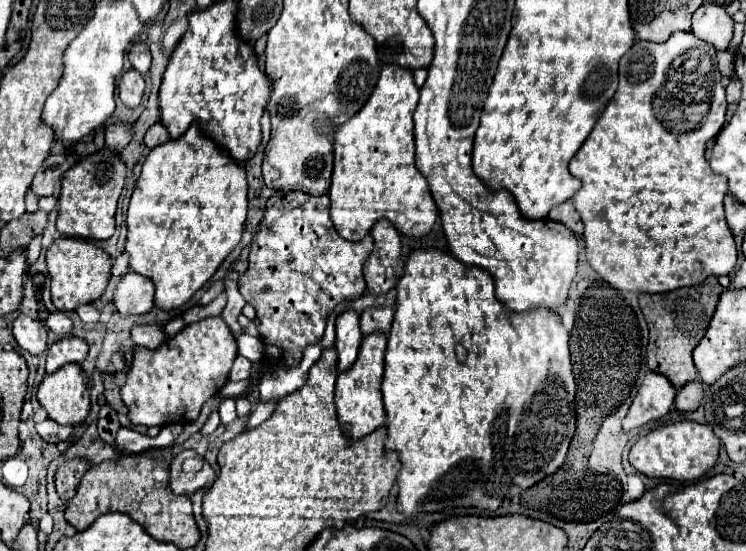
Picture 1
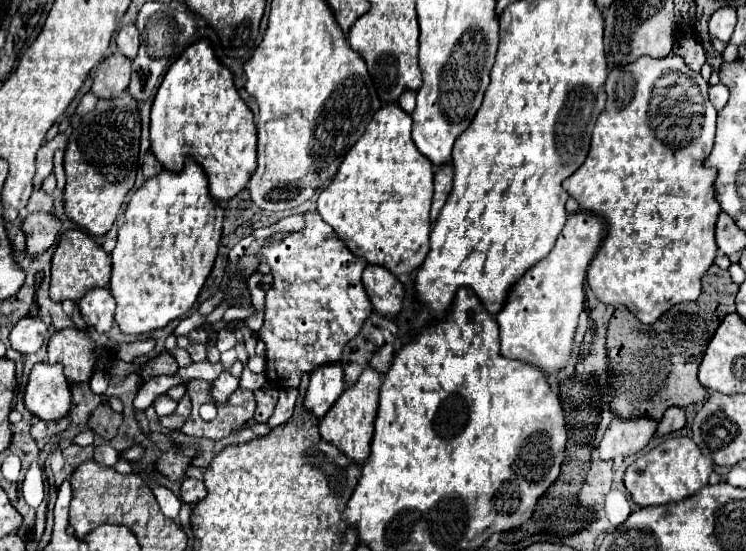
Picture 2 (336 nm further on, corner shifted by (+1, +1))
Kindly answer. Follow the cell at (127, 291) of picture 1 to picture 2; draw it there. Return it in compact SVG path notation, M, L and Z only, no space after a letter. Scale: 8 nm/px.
M96 287L90 289L80 301L78 301L78 309L82 319L86 321L88 327L96 329L98 333L108 333L110 327L114 325L114 309L116 309L116 301L114 297L108 293L106 287Z

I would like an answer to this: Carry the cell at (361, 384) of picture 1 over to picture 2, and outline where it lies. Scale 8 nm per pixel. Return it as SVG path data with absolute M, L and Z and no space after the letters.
M366 369L366 373L362 373L362 377L358 379L358 385L354 385L354 389L346 389L340 399L330 407L330 411L320 419L320 437L338 447L356 465L362 465L370 455L374 419L378 413L380 383L382 377L378 377L374 369Z

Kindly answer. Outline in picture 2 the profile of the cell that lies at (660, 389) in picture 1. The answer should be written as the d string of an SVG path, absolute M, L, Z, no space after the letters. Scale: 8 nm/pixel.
M646 417L630 421L614 419L598 445L600 459L612 461L616 457L628 457L642 451L652 439L656 425L656 421L646 421Z

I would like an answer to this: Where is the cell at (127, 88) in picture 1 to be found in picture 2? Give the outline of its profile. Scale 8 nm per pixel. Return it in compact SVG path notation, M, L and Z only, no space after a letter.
M122 53L106 57L94 73L92 93L96 93L96 97L116 97L122 93L130 83L130 65L132 61Z

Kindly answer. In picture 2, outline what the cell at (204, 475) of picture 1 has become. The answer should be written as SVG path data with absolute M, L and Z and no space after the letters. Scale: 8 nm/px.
M186 477L186 479L182 481L182 487L180 487L180 497L182 497L184 503L194 505L194 503L198 503L202 497L206 497L206 487L204 487L204 483L202 483L200 479L190 479L190 477Z

